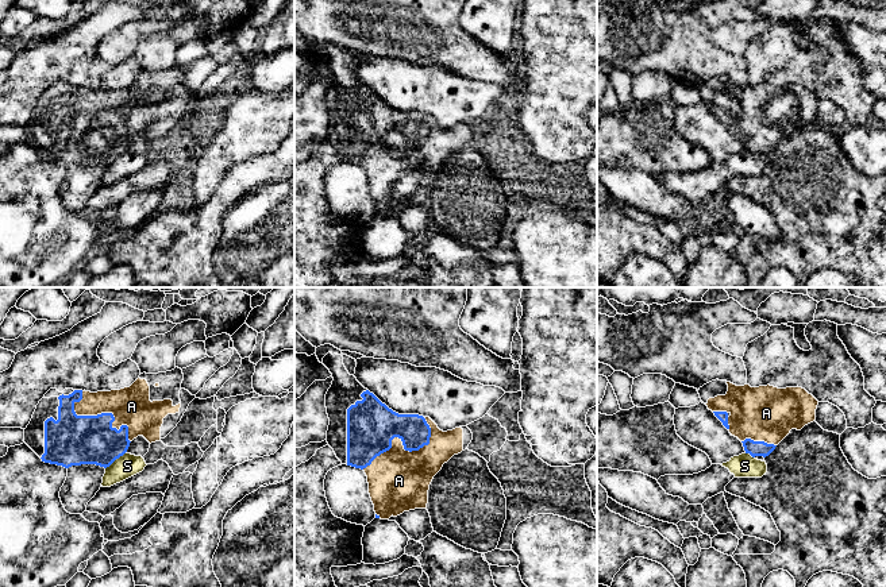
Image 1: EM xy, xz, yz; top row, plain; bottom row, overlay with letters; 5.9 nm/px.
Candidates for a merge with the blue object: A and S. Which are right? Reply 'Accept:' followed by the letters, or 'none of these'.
Accept: A

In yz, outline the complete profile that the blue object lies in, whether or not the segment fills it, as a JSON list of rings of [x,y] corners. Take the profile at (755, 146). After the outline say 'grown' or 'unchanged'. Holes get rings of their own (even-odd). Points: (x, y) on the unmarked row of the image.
[[[716,77],[700,85],[698,92],[752,155],[768,154],[791,127],[801,128],[813,120],[818,103],[798,84],[751,85]]] | grown

